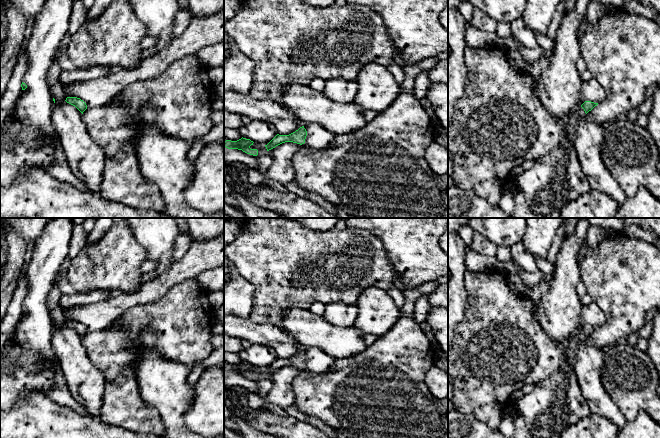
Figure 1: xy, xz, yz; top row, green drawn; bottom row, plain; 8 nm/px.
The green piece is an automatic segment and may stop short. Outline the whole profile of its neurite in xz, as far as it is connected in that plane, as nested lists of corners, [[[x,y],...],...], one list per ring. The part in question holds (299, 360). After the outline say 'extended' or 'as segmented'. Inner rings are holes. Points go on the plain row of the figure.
[[[302,350],[298,354],[289,359],[277,358],[267,369],[265,369],[265,371],[267,375],[269,375],[285,366],[293,366],[302,369],[305,367],[306,360],[307,360],[307,355],[304,352],[304,350]]] | as segmented

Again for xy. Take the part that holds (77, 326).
[[[67,321],[65,324],[67,327],[75,330],[82,338],[87,333],[86,327],[77,321]]] | as segmented

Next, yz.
[[[585,325],[581,330],[578,330],[571,336],[569,345],[565,349],[565,365],[567,365],[570,369],[574,370],[579,342],[586,339],[597,329],[598,327]]] | extended

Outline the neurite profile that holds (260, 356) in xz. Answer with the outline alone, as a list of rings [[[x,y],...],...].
[[[251,344],[238,354],[243,362],[250,363],[258,369],[267,369],[278,358],[273,349],[260,344]]]

